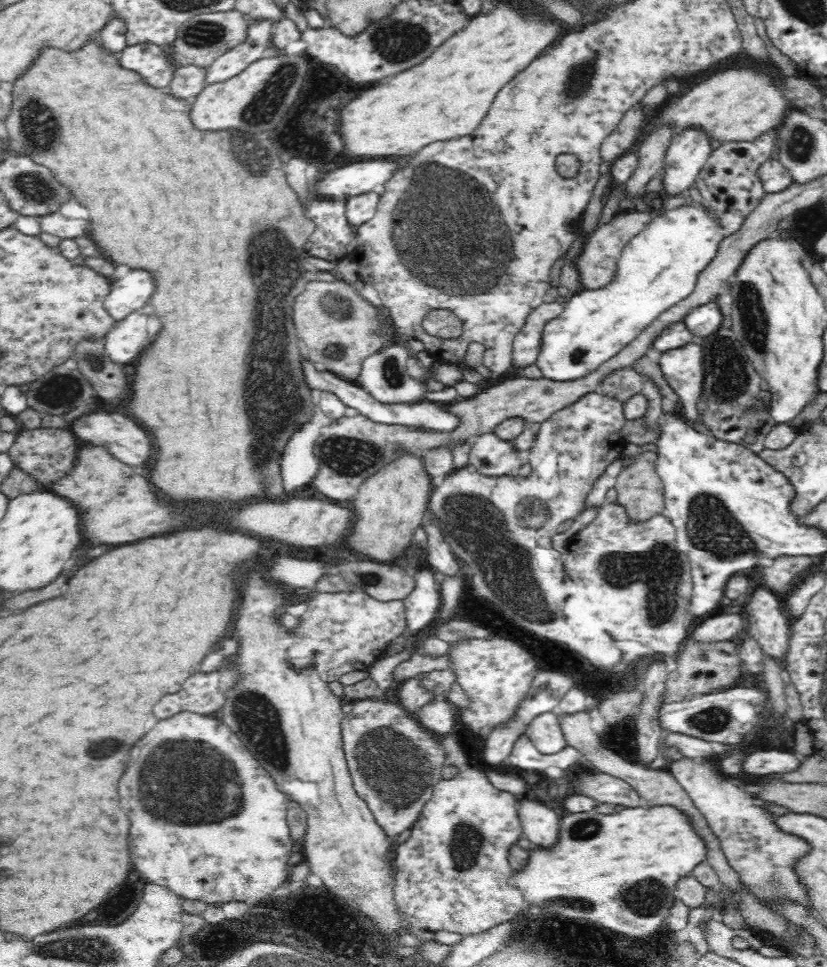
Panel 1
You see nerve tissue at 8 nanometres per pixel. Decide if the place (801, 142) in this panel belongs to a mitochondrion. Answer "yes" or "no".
yes

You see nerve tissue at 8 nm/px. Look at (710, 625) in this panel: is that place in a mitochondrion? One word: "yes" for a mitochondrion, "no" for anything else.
no

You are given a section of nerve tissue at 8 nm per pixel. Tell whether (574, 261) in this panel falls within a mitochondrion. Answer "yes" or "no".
no

